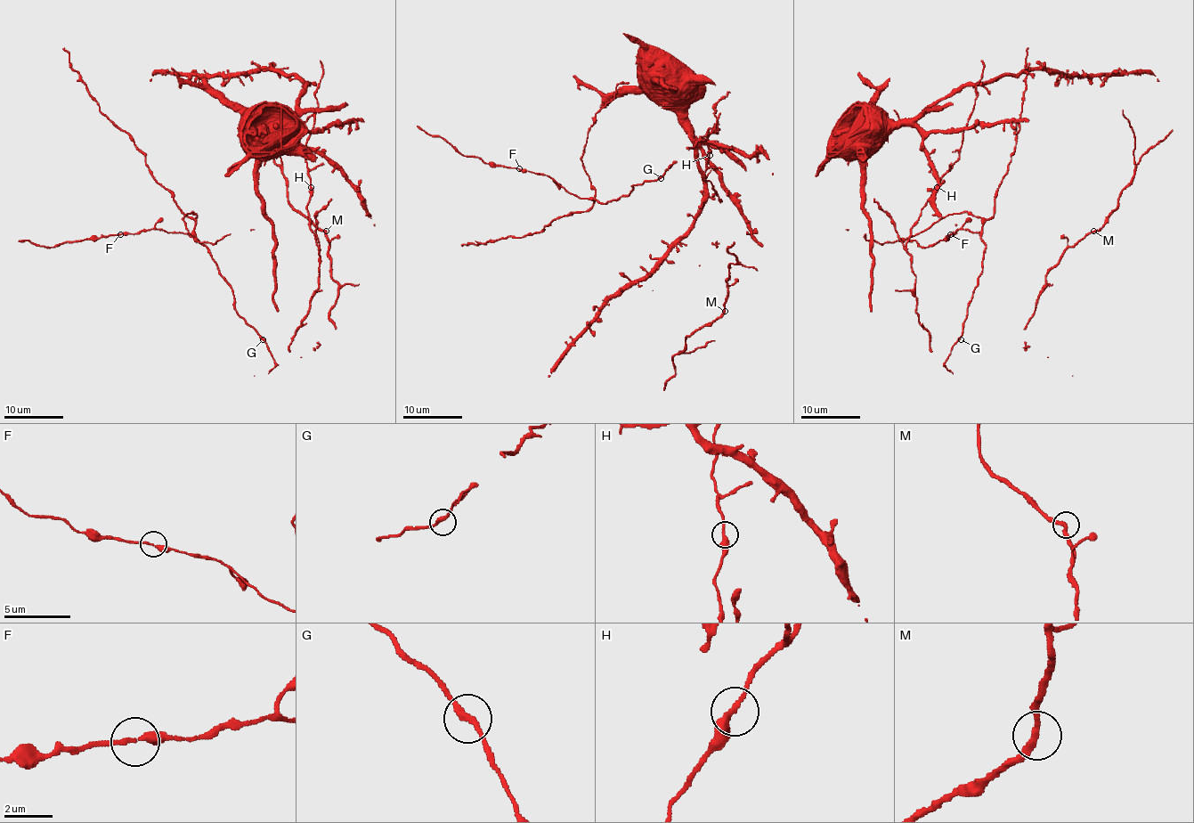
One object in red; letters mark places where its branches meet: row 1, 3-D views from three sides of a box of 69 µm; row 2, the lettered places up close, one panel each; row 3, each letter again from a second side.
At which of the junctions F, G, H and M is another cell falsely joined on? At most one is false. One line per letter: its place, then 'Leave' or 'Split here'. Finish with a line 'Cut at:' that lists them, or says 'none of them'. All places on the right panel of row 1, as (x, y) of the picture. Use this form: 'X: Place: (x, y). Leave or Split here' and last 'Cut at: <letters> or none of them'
F: Place: (950, 234). Leave
G: Place: (961, 339). Leave
H: Place: (937, 187). Leave
M: Place: (1093, 231). Leave
Cut at: none of them

